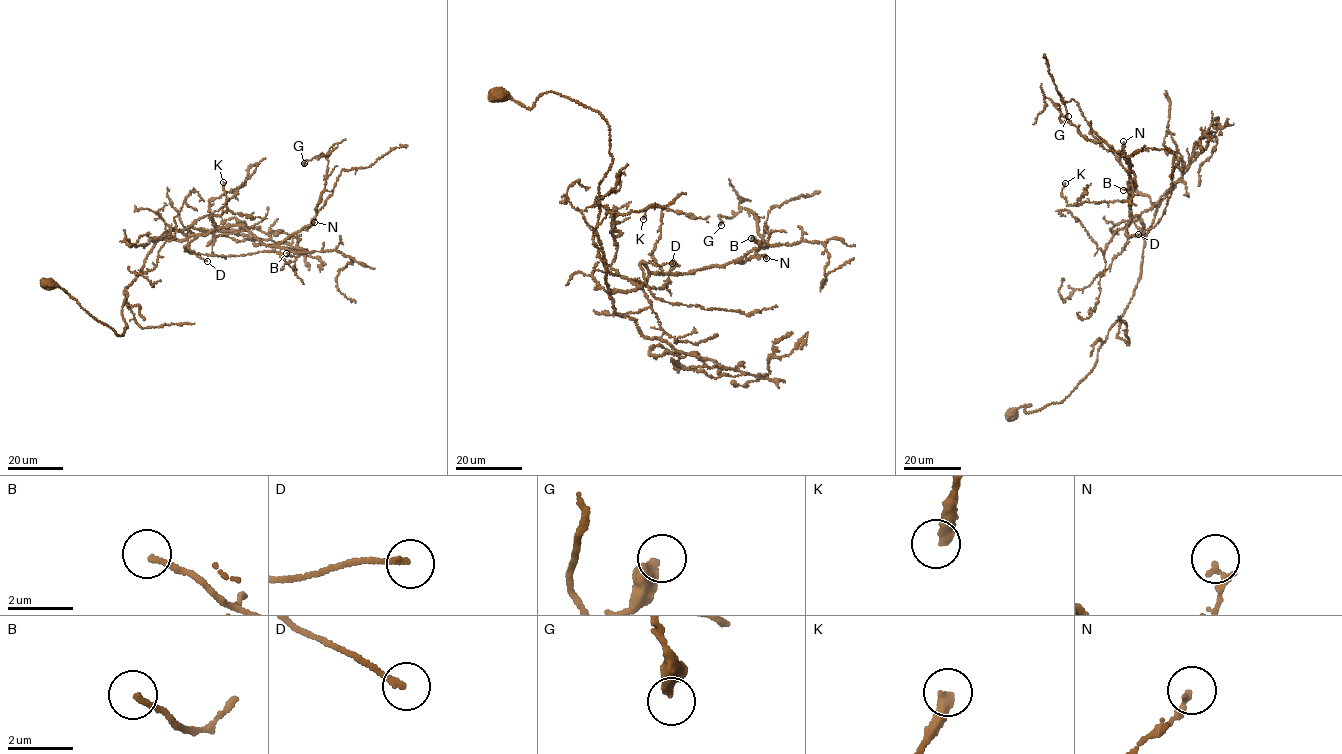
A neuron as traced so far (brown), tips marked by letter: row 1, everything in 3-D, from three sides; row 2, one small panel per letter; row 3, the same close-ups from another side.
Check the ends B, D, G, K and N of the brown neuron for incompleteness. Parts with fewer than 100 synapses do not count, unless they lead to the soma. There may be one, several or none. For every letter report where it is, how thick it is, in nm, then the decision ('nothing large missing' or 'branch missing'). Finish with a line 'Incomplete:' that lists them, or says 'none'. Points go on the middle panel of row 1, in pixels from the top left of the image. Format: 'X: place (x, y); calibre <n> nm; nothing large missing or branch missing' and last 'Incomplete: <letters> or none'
B: place (751, 238); calibre 150 nm; nothing large missing
D: place (672, 263); calibre 180 nm; nothing large missing
G: place (721, 225); calibre 440 nm; nothing large missing
K: place (643, 219); calibre 360 nm; nothing large missing
N: place (766, 258); calibre 190 nm; nothing large missing
Incomplete: none

